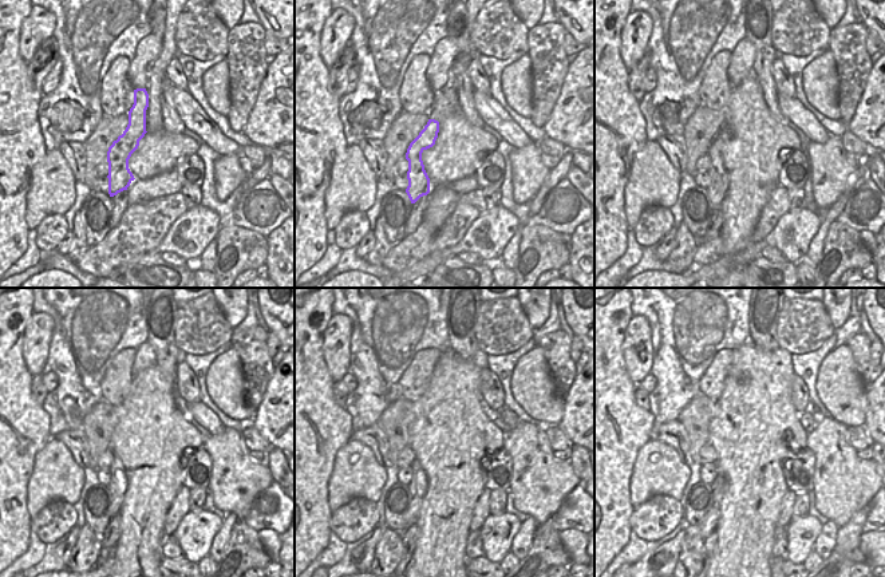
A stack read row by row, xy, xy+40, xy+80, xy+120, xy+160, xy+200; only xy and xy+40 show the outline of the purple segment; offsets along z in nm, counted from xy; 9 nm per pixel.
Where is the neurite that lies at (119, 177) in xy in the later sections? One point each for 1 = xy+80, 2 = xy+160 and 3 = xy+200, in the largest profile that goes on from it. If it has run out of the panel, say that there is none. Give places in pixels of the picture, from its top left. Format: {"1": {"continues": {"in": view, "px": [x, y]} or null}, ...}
{"1": {"continues": {"in": "xy+80", "px": [718, 188]}}, "2": {"continues": {"in": "xy+160", "px": [418, 486]}}, "3": {"continues": {"in": "xy+200", "px": [707, 525]}}}

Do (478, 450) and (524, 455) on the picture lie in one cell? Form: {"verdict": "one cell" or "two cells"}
{"verdict": "two cells"}

